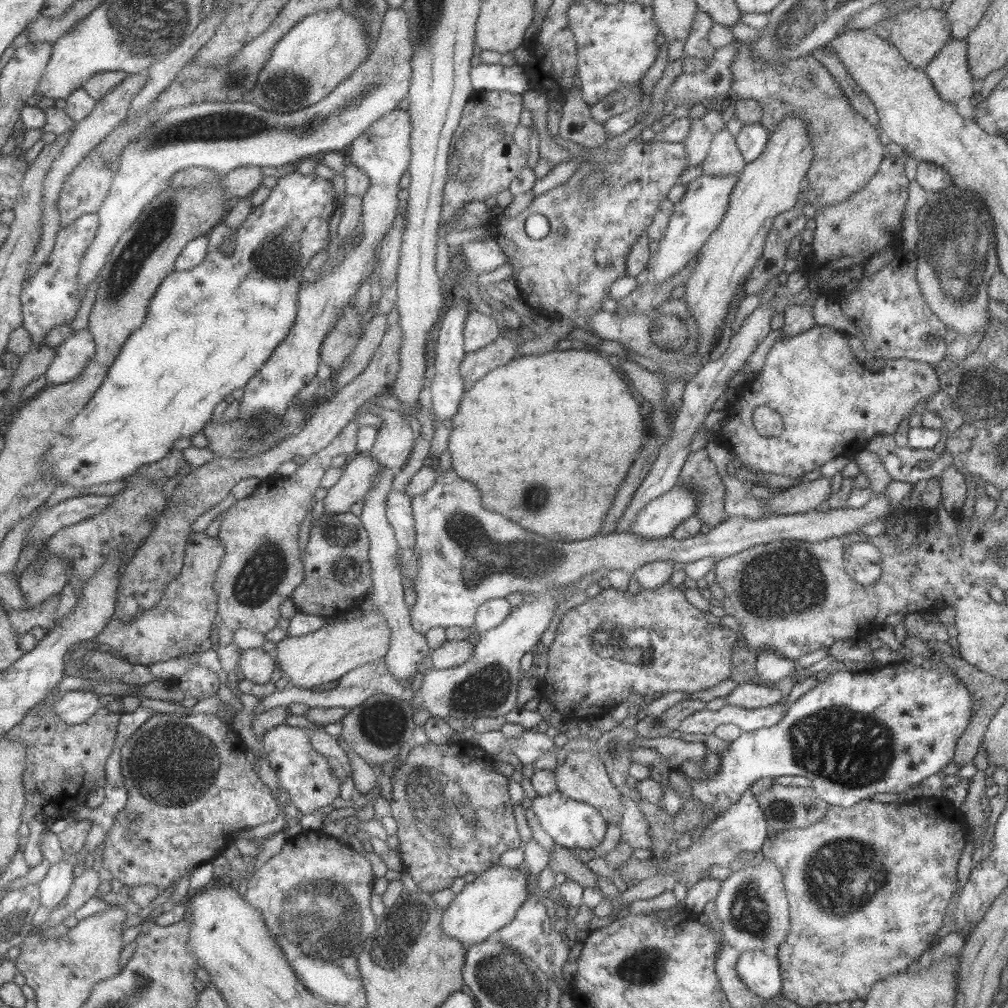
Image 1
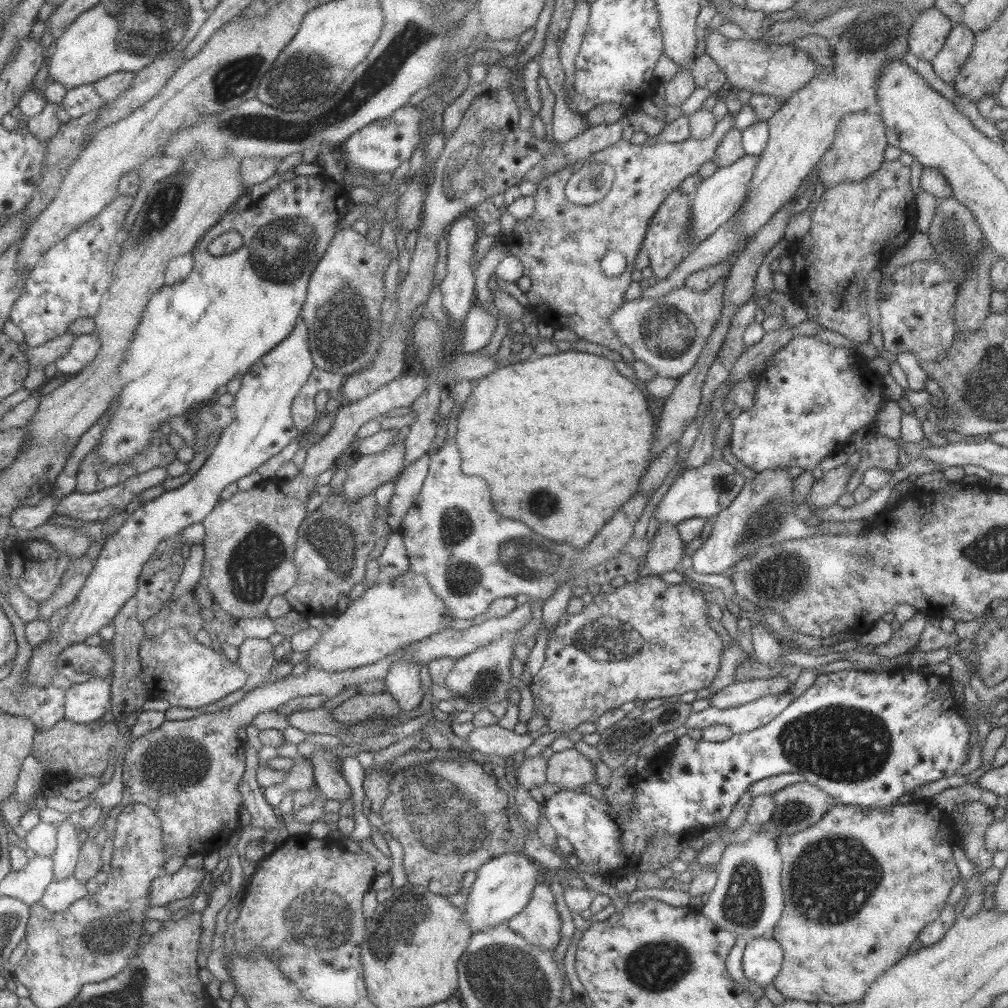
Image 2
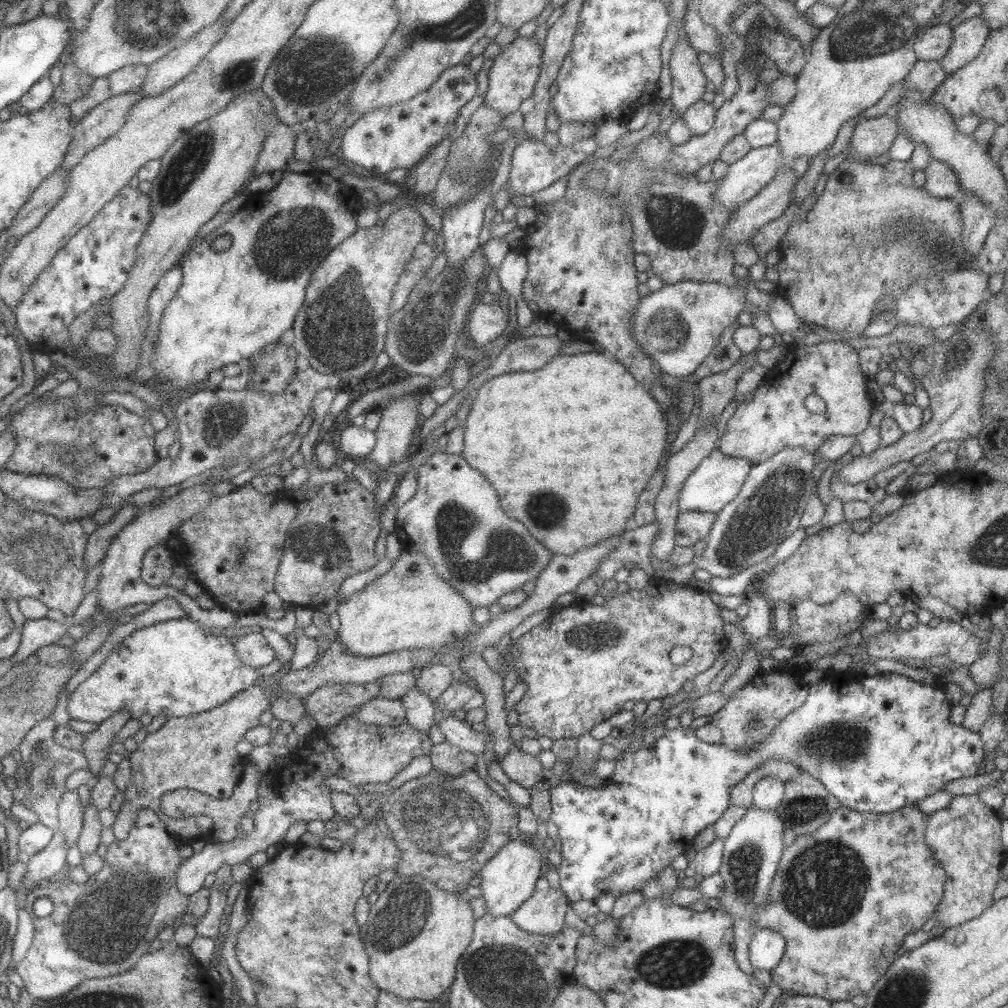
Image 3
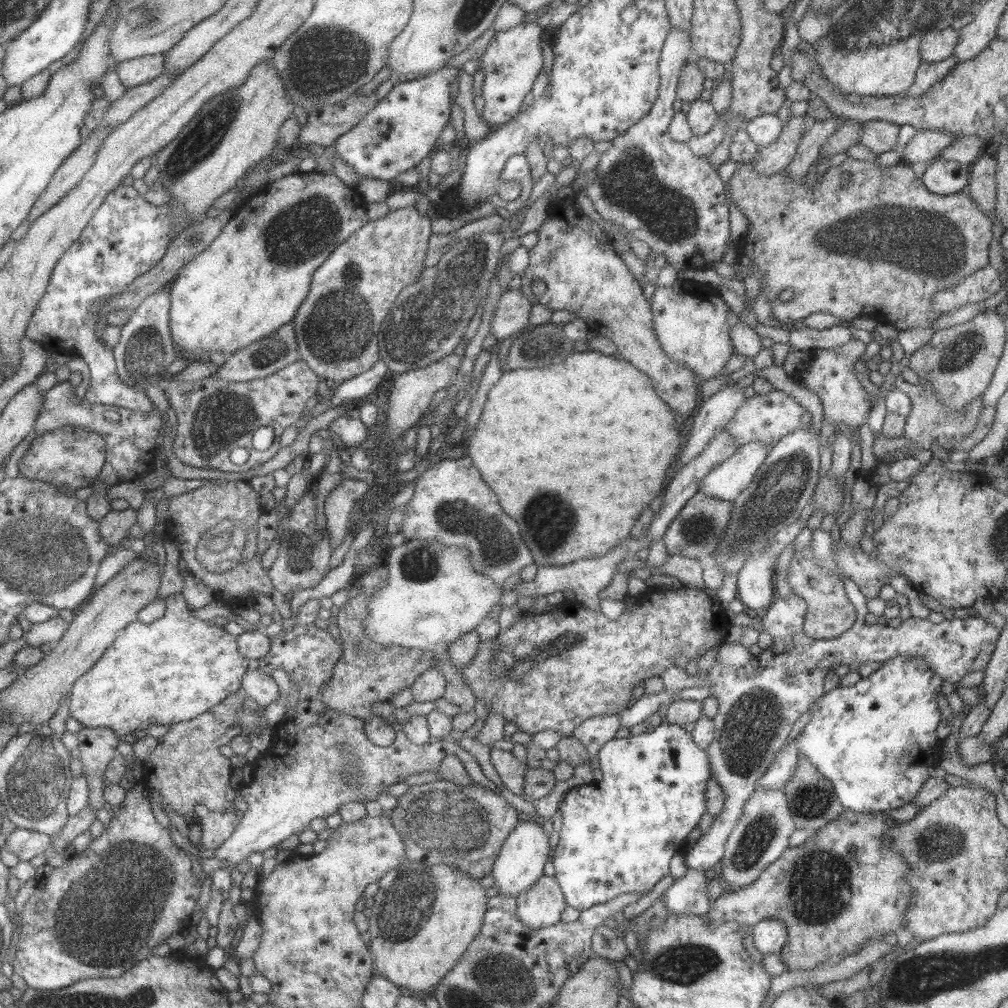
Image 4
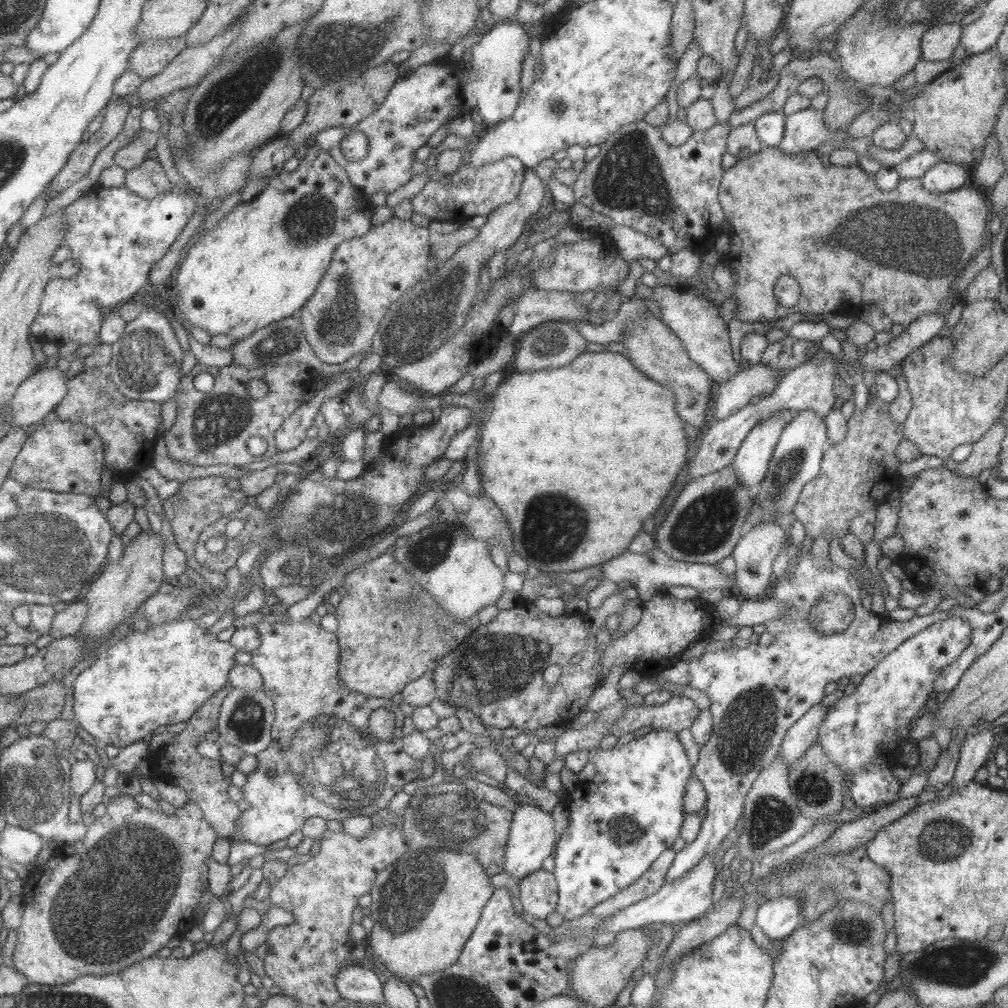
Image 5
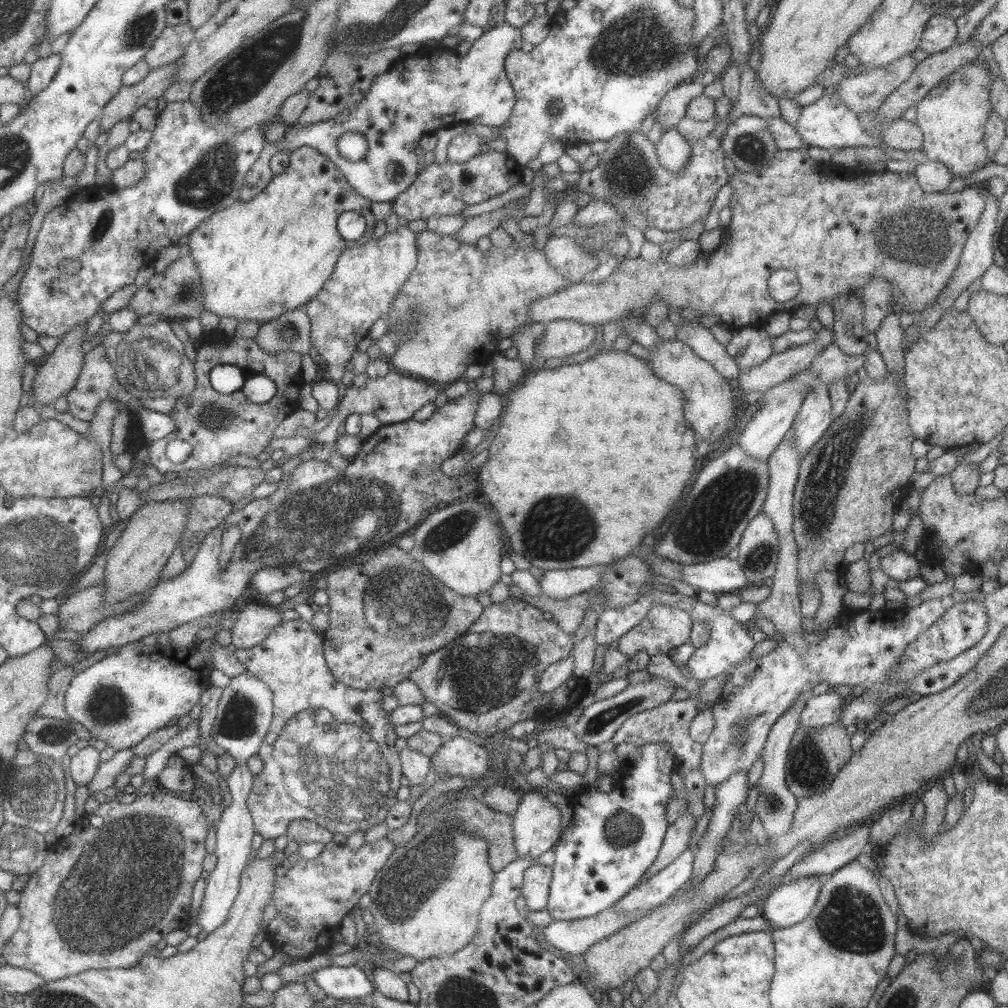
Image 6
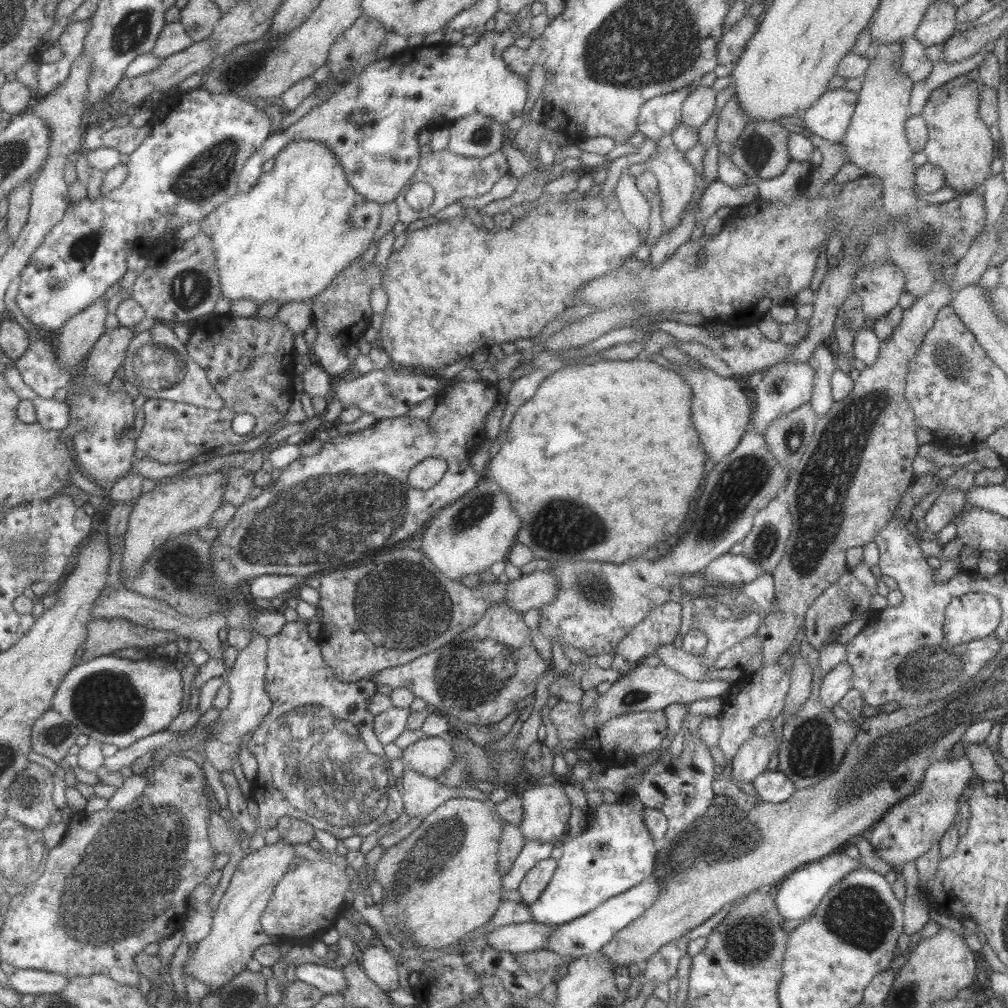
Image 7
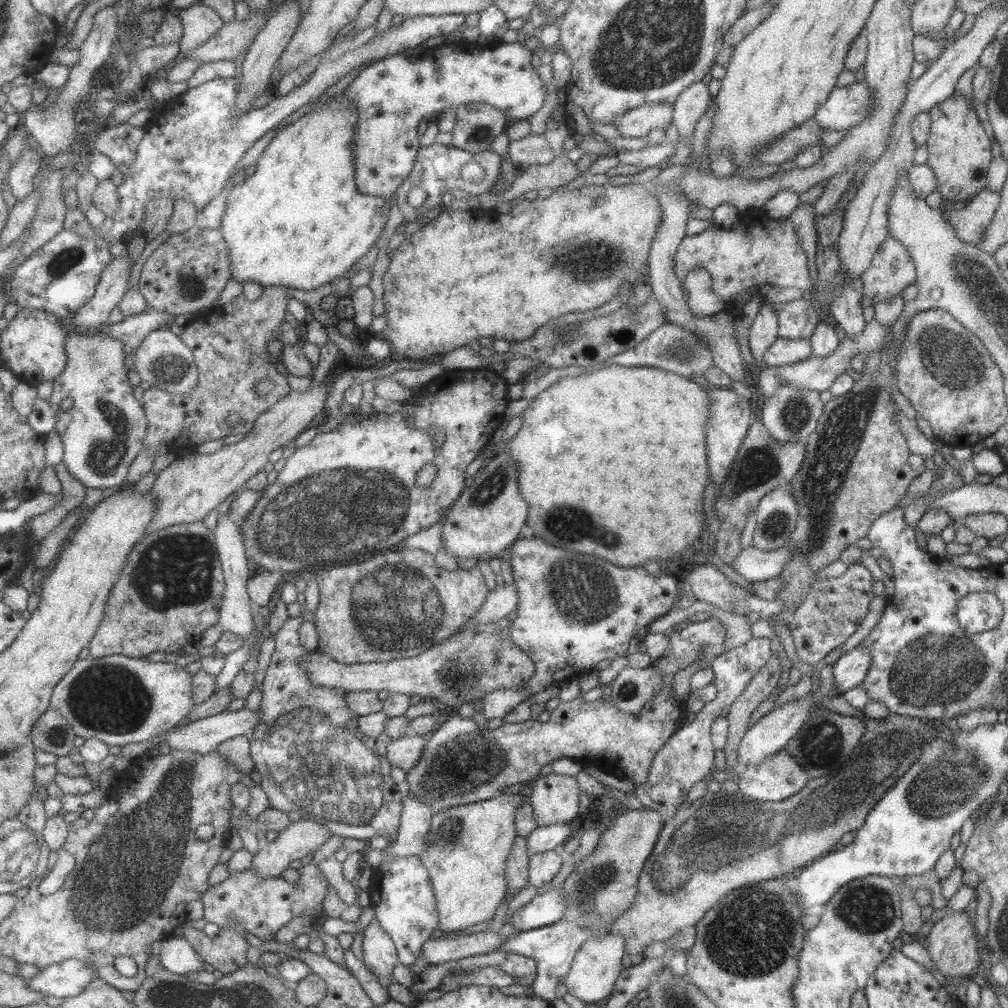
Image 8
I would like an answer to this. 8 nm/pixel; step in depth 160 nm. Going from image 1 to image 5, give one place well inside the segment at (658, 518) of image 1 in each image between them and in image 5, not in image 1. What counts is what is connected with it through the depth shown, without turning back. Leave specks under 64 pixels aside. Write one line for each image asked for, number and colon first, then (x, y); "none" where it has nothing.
2: (701, 492)
3: (716, 481)
4: (730, 478)
5: (750, 463)

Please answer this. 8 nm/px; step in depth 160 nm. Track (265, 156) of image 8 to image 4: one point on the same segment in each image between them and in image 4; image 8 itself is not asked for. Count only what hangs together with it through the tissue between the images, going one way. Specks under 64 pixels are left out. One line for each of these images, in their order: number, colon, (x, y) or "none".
4: (251, 279)
5: (260, 263)
6: (257, 259)
7: (301, 223)

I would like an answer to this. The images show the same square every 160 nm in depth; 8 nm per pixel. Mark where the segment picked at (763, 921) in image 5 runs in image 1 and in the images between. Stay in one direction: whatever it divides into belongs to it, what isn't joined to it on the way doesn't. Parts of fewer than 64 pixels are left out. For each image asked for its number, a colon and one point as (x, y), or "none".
1: (760, 974)
2: (761, 960)
3: (766, 947)
4: (769, 936)

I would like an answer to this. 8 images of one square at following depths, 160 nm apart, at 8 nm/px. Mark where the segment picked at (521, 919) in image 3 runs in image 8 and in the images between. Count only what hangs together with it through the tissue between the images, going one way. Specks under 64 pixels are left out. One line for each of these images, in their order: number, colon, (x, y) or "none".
4: (541, 905)
5: (537, 892)
6: (535, 882)
7: (536, 879)
8: (542, 866)

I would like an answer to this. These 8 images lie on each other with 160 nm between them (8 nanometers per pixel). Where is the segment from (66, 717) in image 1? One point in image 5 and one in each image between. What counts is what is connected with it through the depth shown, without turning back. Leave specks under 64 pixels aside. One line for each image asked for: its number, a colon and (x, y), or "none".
2: (84, 702)
3: (171, 668)
4: (170, 670)
5: (149, 679)

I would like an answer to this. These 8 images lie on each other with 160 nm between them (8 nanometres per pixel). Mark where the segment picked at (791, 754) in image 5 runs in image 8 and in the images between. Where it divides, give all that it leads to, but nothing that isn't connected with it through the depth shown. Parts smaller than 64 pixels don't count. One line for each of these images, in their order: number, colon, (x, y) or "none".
6: (820, 710)
7: (837, 682)
8: (849, 669)

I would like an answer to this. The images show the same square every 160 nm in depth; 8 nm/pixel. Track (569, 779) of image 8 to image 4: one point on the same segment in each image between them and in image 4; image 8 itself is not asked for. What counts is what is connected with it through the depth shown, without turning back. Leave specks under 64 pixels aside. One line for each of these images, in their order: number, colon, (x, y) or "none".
4: (519, 864)
5: (531, 837)
6: (535, 825)
7: (545, 808)

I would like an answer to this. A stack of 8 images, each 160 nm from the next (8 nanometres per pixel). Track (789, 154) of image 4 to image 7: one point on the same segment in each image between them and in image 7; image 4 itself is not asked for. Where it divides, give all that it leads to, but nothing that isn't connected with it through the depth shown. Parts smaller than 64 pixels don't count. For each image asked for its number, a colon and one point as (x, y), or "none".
5: (804, 130)
6: (827, 122)
7: (828, 117)

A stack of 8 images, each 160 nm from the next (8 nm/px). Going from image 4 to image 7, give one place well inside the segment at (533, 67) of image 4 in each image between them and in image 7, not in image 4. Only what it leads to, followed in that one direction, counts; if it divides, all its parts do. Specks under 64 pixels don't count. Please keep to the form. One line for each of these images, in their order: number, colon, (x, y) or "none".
5: (417, 104)
6: (434, 88)
7: (371, 122)

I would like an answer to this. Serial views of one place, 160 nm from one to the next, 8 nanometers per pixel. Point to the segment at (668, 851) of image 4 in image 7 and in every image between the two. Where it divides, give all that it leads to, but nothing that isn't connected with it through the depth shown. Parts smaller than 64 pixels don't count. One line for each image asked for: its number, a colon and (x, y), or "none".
5: (616, 829)
6: (614, 836)
7: (614, 852)

